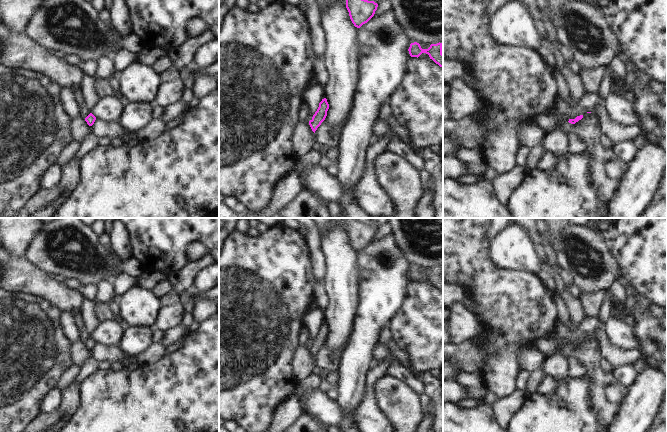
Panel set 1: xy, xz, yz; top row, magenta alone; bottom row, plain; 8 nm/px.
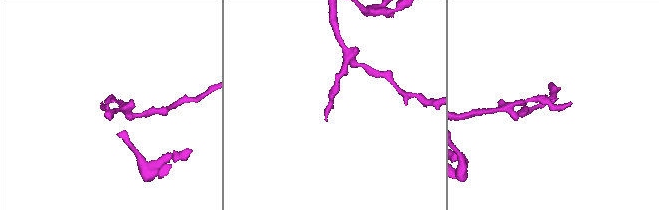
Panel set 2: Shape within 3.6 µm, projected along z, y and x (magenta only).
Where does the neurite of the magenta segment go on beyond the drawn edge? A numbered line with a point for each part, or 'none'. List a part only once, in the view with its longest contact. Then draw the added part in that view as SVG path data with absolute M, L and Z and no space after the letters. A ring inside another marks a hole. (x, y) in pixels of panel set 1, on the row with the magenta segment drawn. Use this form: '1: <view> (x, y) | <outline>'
none

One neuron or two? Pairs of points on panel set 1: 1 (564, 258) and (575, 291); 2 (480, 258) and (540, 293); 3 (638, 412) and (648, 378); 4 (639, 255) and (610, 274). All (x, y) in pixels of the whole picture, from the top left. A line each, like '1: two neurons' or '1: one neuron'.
1: two neurons
2: one neuron
3: one neuron
4: two neurons

